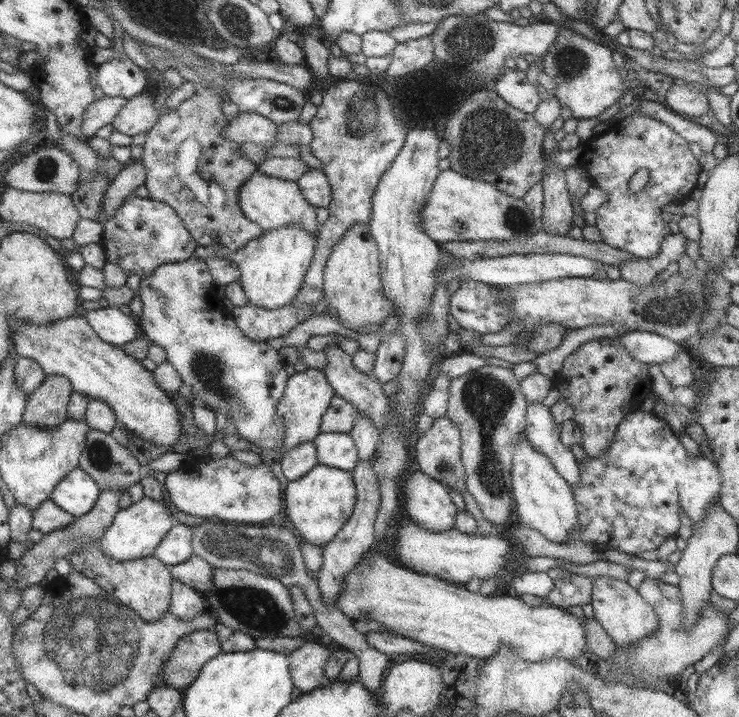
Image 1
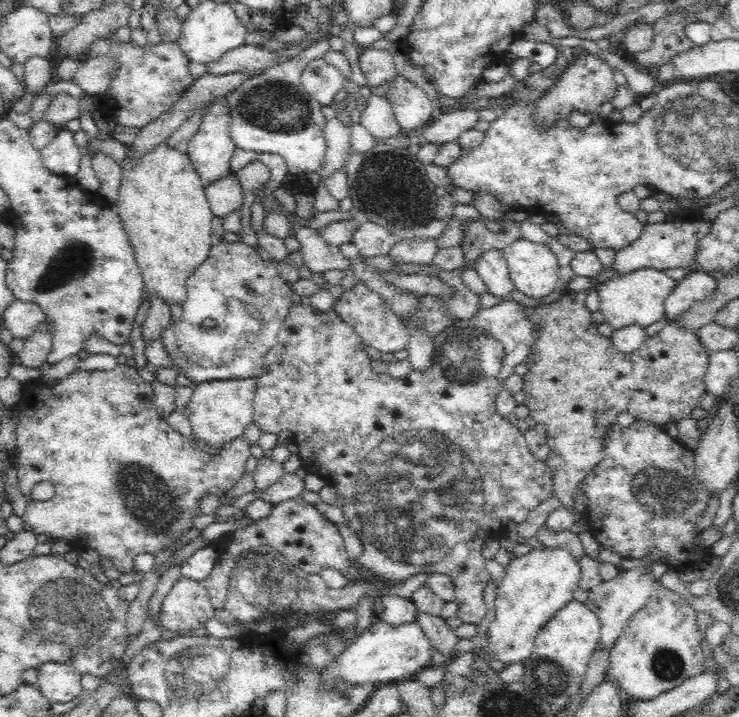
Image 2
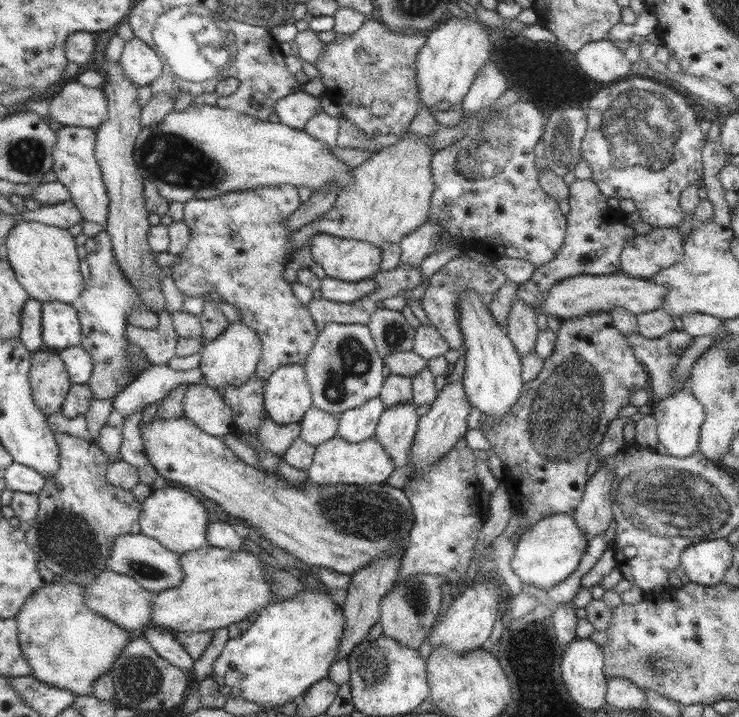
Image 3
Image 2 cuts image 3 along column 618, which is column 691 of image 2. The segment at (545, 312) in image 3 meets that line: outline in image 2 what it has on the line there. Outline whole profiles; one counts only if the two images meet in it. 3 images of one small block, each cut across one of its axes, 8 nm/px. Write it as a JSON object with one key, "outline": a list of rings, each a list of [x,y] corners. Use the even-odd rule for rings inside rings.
{"outline":[[[692,271],[677,281],[673,291],[665,298],[665,318],[672,319],[687,312],[695,302],[704,300],[717,287],[717,279],[704,271]]]}

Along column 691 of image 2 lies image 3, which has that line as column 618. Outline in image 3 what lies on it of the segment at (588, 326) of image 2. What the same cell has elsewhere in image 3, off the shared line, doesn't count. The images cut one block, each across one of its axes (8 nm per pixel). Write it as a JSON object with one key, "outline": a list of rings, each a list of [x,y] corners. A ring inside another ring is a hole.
{"outline":[[[593,312],[592,314],[583,314],[583,316],[575,316],[567,318],[567,320],[560,321],[557,332],[554,333],[555,342],[553,350],[547,358],[542,361],[543,368],[541,372],[531,380],[531,382],[523,383],[522,394],[517,398],[517,402],[511,406],[511,410],[503,416],[503,419],[493,418],[493,416],[485,416],[481,414],[478,424],[478,429],[484,434],[489,443],[489,449],[497,455],[497,457],[503,462],[505,470],[503,470],[503,477],[501,483],[506,489],[508,496],[512,503],[513,512],[517,513],[517,517],[521,522],[518,524],[518,528],[530,527],[536,524],[538,520],[551,516],[551,514],[571,514],[577,506],[582,502],[581,494],[583,493],[583,486],[585,485],[585,466],[587,466],[587,460],[591,458],[591,452],[595,450],[595,446],[601,442],[603,434],[607,430],[607,424],[611,420],[617,418],[617,412],[629,404],[629,396],[634,391],[641,389],[649,389],[649,374],[645,370],[644,366],[635,358],[634,351],[631,350],[631,346],[627,345],[627,338],[614,326],[613,318],[611,314],[605,312]]]}

